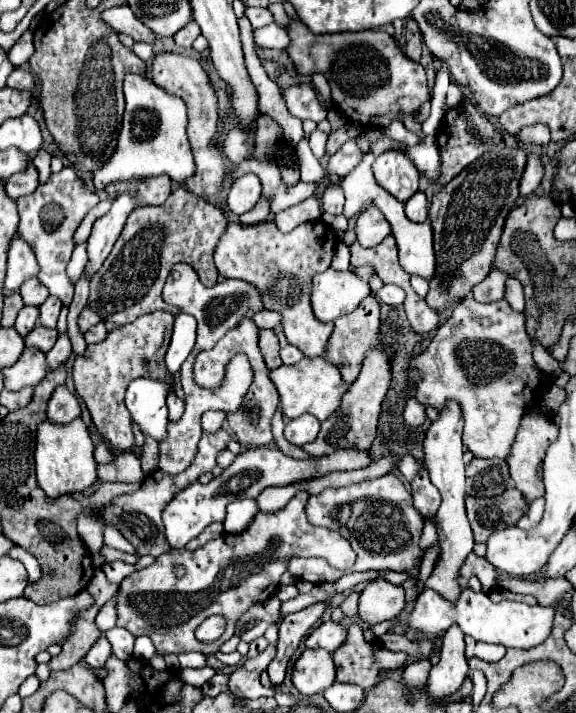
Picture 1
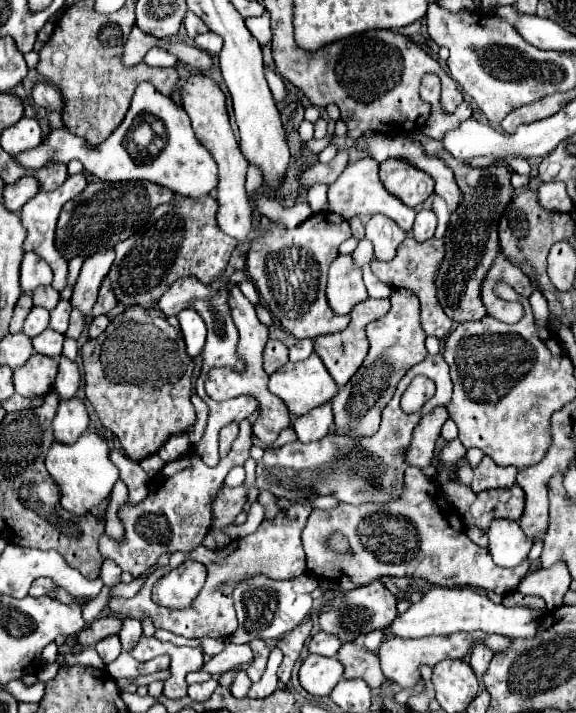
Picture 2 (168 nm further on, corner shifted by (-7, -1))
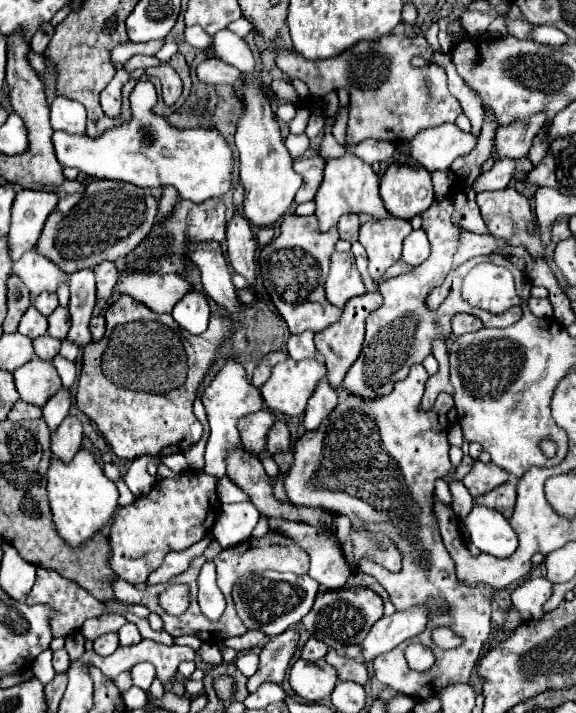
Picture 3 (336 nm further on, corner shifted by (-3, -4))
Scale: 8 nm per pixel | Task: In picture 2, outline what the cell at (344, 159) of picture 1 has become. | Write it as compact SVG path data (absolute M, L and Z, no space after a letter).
M339 151L337 157L331 161L331 163L315 163L313 167L305 169L301 175L299 175L299 183L309 189L313 183L321 181L321 183L327 183L331 185L341 173L343 169L349 165L349 153L347 151Z

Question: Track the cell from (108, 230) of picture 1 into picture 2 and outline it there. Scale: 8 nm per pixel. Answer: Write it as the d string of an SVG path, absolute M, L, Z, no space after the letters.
M103 247L85 259L77 285L75 285L75 291L73 291L73 297L71 297L73 307L77 307L83 315L87 315L91 311L91 307L95 305L97 291L99 291L105 275L109 273L113 259L115 259L113 247Z

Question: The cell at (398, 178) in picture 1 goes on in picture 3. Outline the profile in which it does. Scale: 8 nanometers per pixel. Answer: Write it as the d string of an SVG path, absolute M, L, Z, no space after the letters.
M393 162L381 178L379 192L391 218L411 220L433 204L431 174L421 164Z

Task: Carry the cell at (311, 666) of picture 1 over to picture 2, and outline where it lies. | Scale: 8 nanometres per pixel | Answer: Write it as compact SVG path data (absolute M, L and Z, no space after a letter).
M309 655L299 669L301 687L313 697L325 697L343 677L343 665L335 657Z

